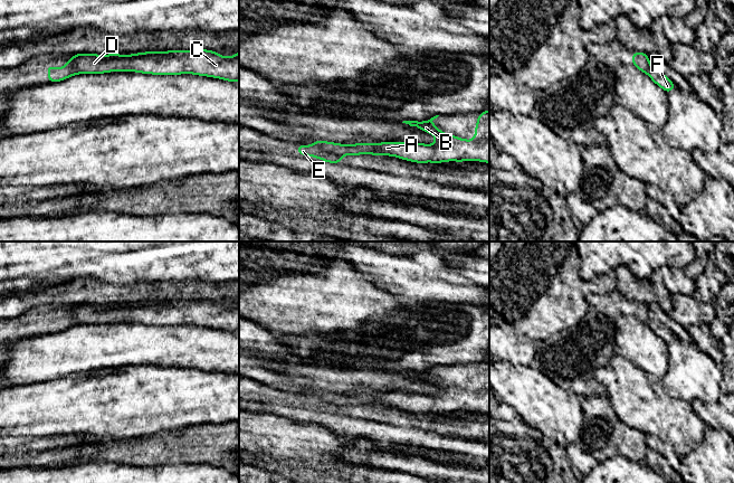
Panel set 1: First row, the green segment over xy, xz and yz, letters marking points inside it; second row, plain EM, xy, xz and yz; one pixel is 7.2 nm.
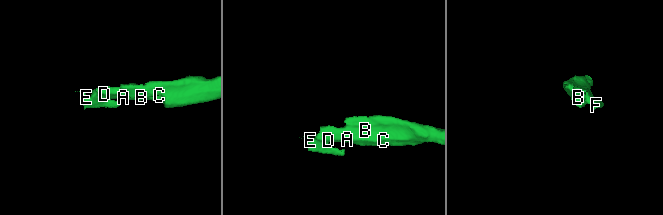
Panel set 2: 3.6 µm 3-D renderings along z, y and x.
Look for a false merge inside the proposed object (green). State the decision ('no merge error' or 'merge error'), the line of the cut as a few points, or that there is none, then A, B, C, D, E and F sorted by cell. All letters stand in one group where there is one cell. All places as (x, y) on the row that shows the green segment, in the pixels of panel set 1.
merge error | xz (314, 144), (339, 155) | A B C D / E F

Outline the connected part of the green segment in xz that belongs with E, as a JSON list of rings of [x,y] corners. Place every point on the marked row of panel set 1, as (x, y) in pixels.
[[[297,144],[297,153],[301,157],[304,157],[305,154],[307,154],[308,157],[318,158],[330,163],[339,163],[339,164],[343,163],[343,160],[340,158],[340,155],[321,150],[315,145]]]

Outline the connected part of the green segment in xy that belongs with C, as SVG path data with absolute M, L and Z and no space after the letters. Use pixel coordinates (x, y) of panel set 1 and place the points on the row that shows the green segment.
M170 50L130 54L122 57L120 53L111 55L76 54L65 63L78 74L103 74L108 72L137 72L154 75L194 74L239 82L239 50L236 56L223 57L213 50Z

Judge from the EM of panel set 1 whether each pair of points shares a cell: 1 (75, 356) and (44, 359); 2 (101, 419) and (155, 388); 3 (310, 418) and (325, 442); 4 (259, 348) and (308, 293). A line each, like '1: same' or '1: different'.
1: same
2: same
3: different
4: different

